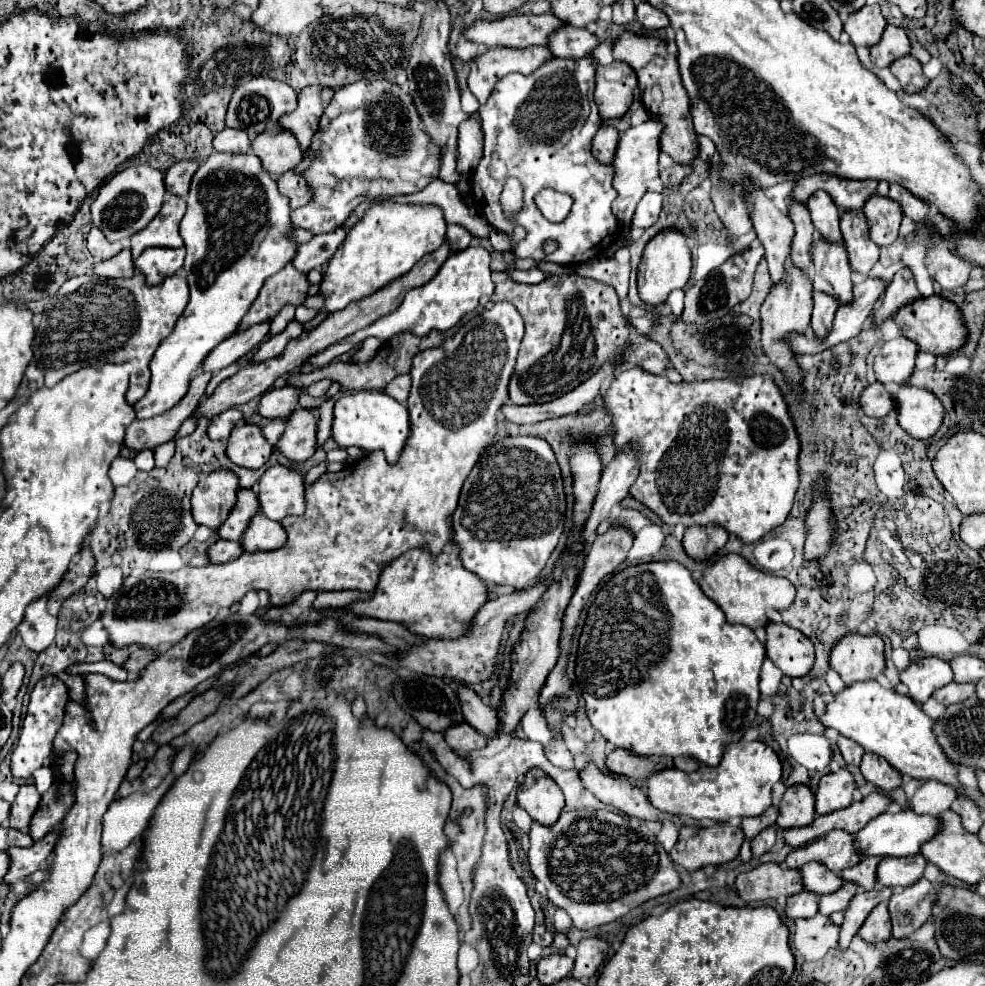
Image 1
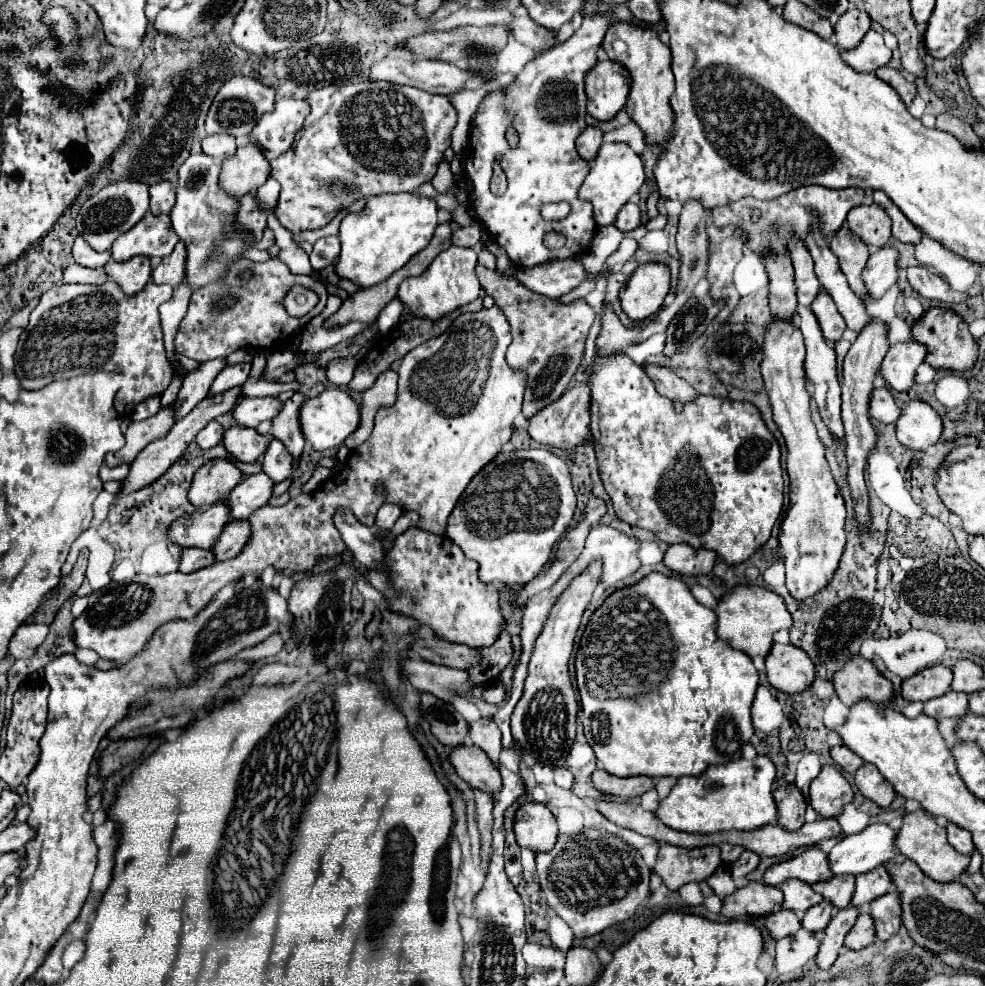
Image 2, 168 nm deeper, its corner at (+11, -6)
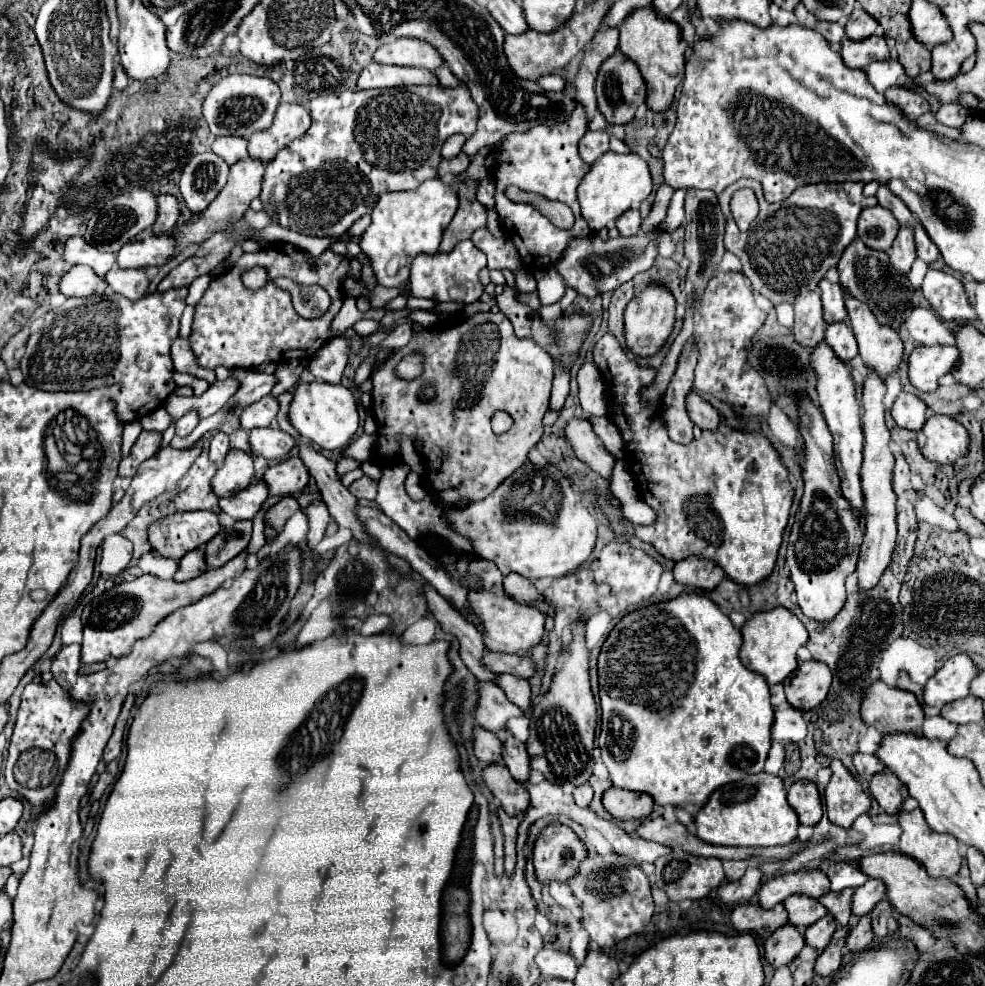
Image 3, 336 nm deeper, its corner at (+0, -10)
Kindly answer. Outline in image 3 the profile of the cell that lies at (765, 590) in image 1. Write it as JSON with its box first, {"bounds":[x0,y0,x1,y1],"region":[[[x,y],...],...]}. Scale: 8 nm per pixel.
{"bounds":[741,608,809,686],"region":[[[773,608],[767,612],[755,614],[741,630],[743,634],[743,646],[741,646],[741,662],[745,668],[749,668],[755,674],[761,674],[769,686],[783,684],[789,674],[797,668],[797,650],[807,644],[809,634],[803,626],[803,622],[797,620],[789,610],[785,608]]]}

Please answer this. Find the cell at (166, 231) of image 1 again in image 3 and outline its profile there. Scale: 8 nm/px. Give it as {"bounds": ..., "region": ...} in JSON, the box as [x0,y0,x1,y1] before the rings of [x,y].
{"bounds":[117,230,175,268],"region":[[[143,230],[137,234],[123,250],[117,252],[117,266],[119,268],[147,268],[147,266],[161,266],[175,254],[175,240],[171,232],[167,234],[153,234],[151,230]]]}

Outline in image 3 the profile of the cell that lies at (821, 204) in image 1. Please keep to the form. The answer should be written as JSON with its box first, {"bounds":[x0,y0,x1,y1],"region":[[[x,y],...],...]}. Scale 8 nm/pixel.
{"bounds":[845,296,903,380],"region":[[[845,296],[845,304],[849,310],[849,326],[853,328],[865,366],[885,380],[903,360],[903,342],[899,334],[893,328],[881,326],[863,302]]]}

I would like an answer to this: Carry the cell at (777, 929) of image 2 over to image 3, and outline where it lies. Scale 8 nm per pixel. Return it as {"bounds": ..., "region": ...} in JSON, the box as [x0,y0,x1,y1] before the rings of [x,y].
{"bounds":[765,924,805,968],"region":[[[785,924],[783,928],[775,930],[767,940],[765,940],[765,960],[773,966],[773,968],[781,968],[791,964],[801,948],[805,946],[805,938],[803,934],[795,928]]]}

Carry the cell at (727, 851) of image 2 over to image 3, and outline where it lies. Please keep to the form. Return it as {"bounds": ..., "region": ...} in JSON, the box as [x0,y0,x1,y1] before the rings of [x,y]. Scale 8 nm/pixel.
{"bounds":[723,860,747,880],"region":[[[725,860],[723,870],[725,870],[727,880],[739,880],[747,870],[747,862],[745,860]]]}

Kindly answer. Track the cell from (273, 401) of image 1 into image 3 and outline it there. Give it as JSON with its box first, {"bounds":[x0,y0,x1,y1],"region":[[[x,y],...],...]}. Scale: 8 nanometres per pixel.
{"bounds":[241,394,279,430],"region":[[[267,394],[261,400],[257,400],[255,404],[247,406],[241,412],[241,428],[243,430],[253,430],[253,428],[265,428],[271,424],[271,420],[275,418],[279,410],[279,404],[275,400],[275,396]]]}

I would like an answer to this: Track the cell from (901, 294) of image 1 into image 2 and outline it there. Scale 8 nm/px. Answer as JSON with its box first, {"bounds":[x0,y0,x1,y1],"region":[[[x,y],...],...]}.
{"bounds":[842,318,888,528],"region":[[[872,318],[868,326],[858,334],[856,342],[850,346],[846,358],[844,358],[844,376],[842,376],[842,422],[844,422],[844,434],[846,434],[846,458],[848,458],[848,484],[852,488],[854,498],[854,510],[856,520],[860,528],[868,526],[868,490],[864,484],[864,468],[866,468],[866,456],[876,444],[876,432],[870,424],[868,416],[868,400],[874,390],[874,378],[880,368],[880,362],[884,360],[884,354],[888,352],[888,328],[882,320]]]}

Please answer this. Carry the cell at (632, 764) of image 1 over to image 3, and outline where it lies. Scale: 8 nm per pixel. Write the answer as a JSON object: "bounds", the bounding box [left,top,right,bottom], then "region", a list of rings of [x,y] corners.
{"bounds":[603,788,653,822],"region":[[[609,788],[603,794],[605,810],[621,822],[629,820],[643,820],[653,812],[653,798],[639,792],[627,792],[619,788]]]}

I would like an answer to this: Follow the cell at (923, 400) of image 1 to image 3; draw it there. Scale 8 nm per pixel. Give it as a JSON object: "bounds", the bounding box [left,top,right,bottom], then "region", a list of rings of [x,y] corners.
{"bounds":[919,416,969,464],"region":[[[931,416],[919,432],[921,454],[937,464],[955,464],[969,450],[967,430],[949,416]]]}

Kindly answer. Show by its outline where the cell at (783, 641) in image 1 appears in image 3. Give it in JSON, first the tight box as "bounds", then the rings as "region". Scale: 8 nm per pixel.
{"bounds":[785,662,831,710],"region":[[[803,662],[797,672],[791,676],[791,682],[785,684],[787,700],[793,708],[811,710],[823,702],[831,688],[831,670],[823,662]]]}

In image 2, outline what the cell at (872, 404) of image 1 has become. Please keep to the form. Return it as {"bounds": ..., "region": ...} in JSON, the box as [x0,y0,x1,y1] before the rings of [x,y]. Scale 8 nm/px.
{"bounds":[870,388,900,424],"region":[[[874,388],[872,398],[870,398],[870,418],[892,424],[900,416],[900,408],[896,406],[892,394],[888,388]]]}

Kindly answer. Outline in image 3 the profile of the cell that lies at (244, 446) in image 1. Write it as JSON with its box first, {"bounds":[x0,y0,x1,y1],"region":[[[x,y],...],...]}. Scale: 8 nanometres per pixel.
{"bounds":[249,428,295,460],"region":[[[253,428],[249,442],[253,454],[267,460],[283,460],[295,448],[295,438],[275,428]]]}

